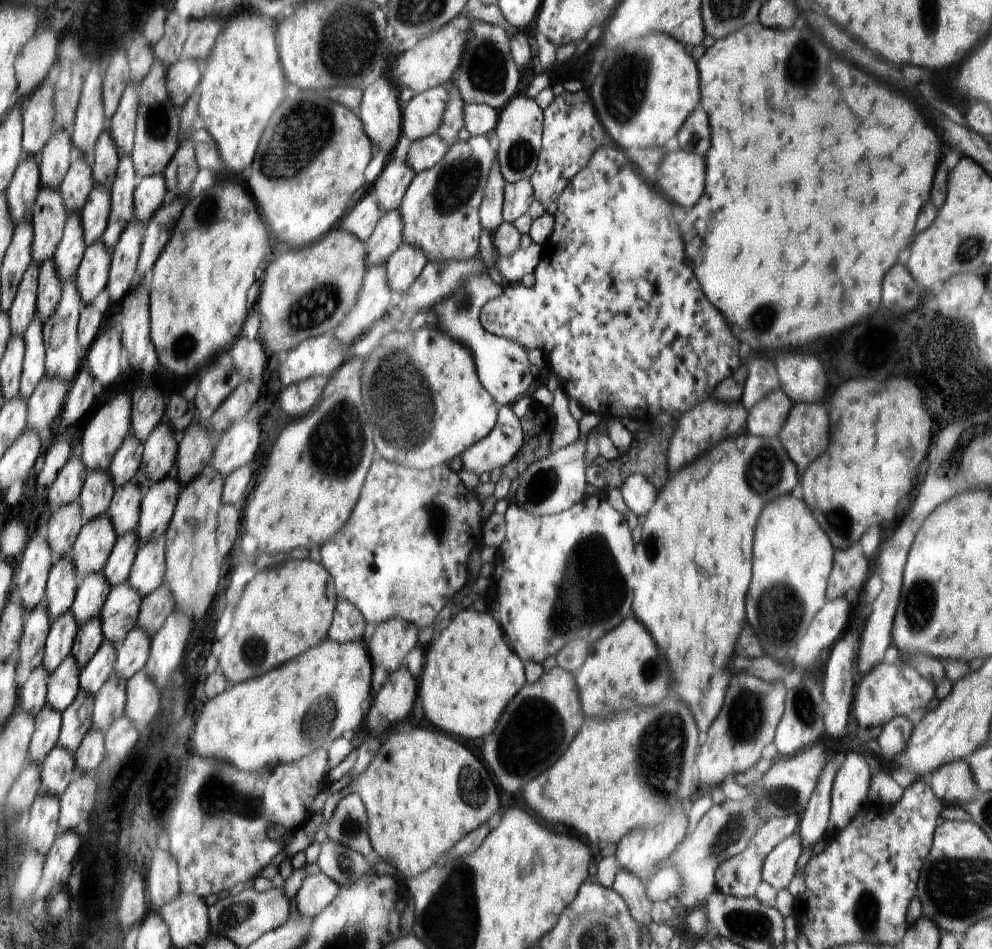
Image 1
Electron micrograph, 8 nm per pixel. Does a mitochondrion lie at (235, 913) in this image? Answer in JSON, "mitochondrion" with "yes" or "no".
{"mitochondrion":"yes"}

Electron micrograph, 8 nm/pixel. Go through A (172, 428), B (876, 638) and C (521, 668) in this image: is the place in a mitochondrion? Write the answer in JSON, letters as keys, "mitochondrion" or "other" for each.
{"A":"other","B":"other","C":"other"}

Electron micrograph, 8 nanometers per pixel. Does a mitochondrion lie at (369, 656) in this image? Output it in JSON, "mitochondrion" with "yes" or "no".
{"mitochondrion":"no"}

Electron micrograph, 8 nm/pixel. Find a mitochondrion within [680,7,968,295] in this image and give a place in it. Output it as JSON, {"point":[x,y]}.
{"point":[801,69]}

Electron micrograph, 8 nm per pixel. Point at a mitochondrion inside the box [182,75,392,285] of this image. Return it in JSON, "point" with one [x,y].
{"point":[314,126]}

